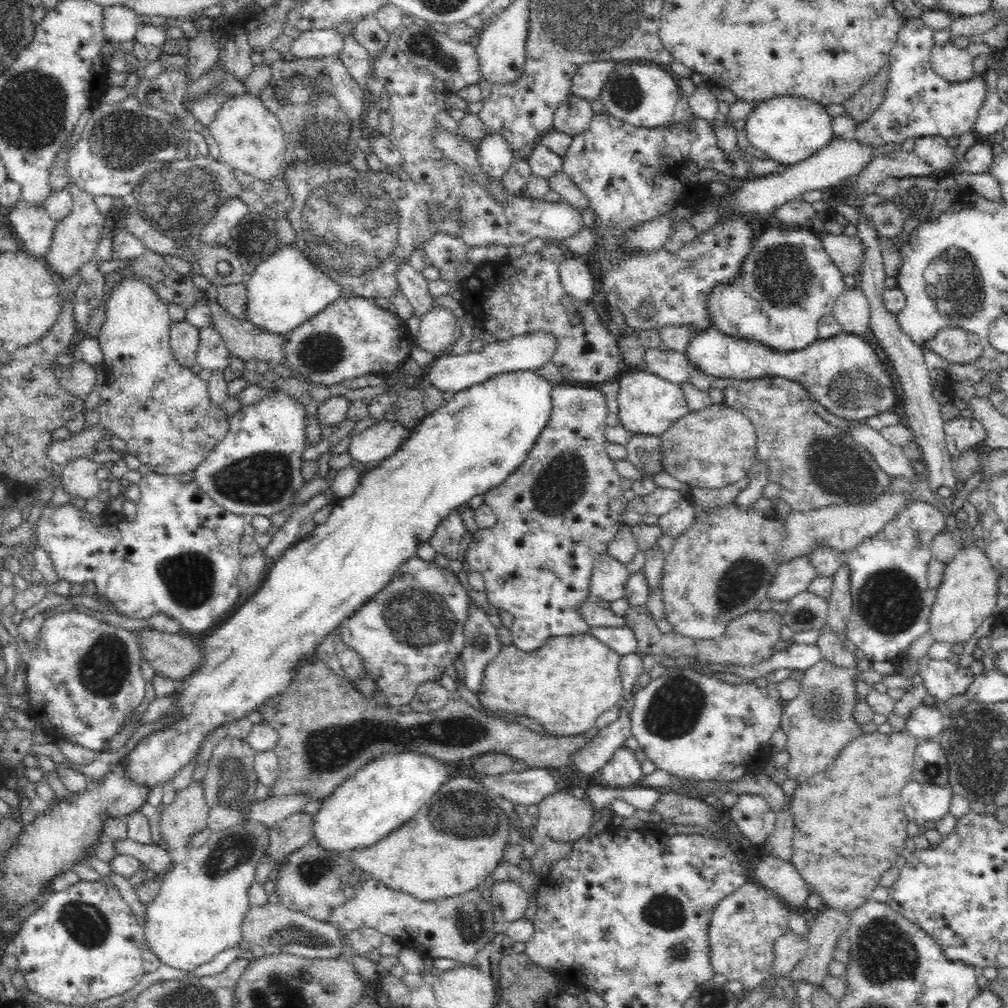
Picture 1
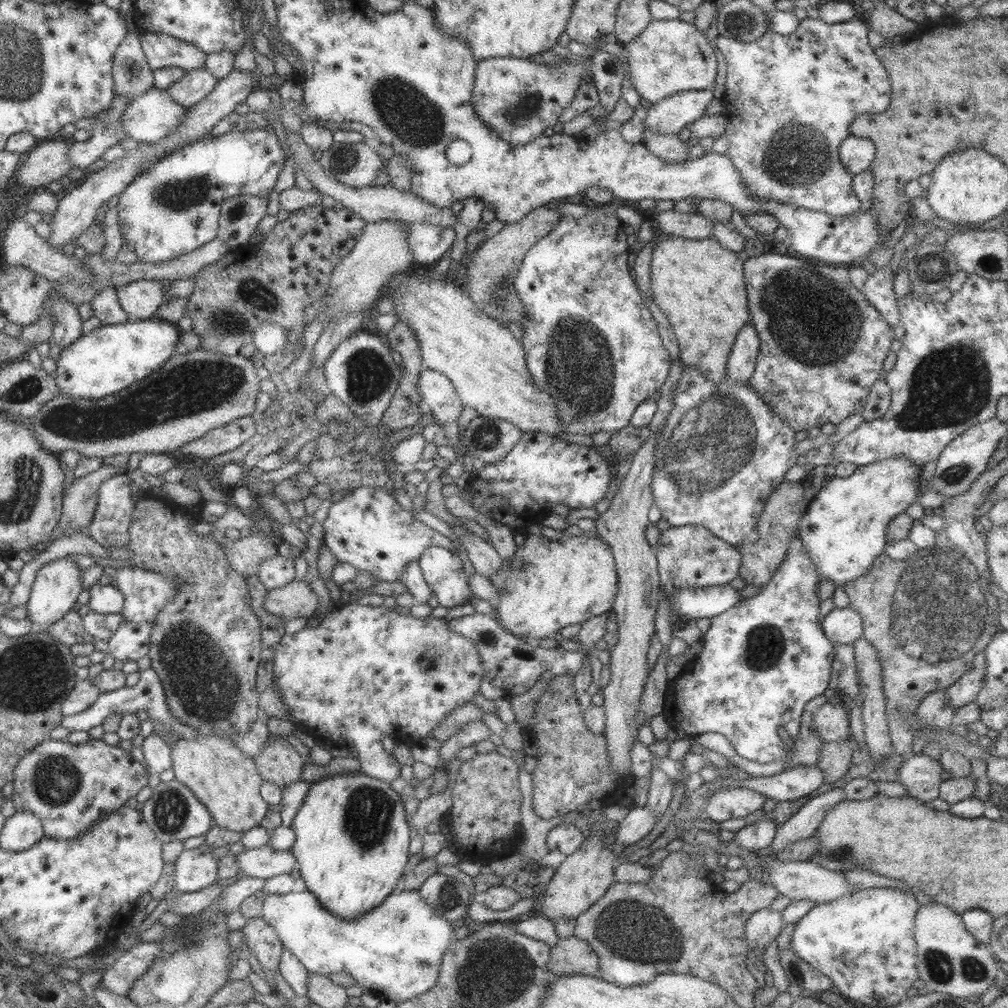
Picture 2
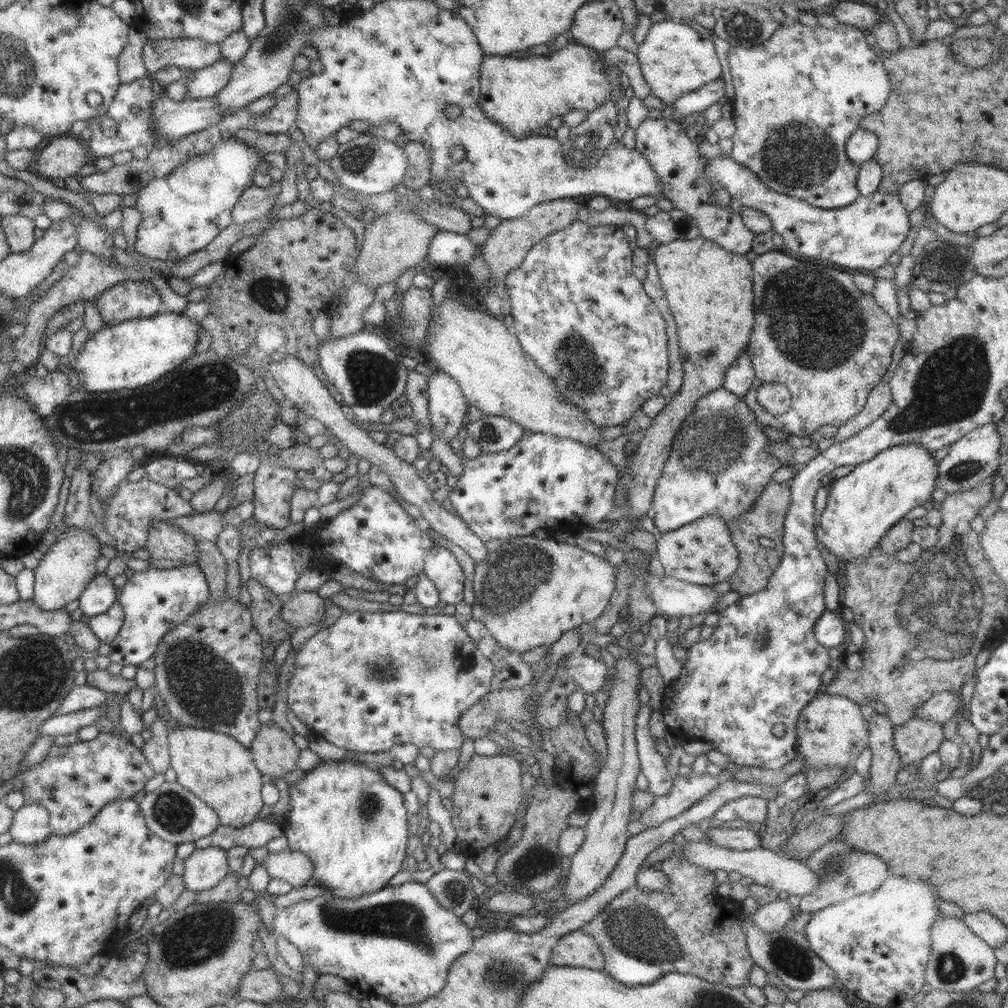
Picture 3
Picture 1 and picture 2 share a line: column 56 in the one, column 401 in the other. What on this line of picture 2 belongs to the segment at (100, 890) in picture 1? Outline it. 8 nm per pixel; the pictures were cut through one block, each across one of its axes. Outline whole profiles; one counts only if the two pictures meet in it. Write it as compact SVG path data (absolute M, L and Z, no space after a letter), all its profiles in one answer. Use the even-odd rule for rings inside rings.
M407 890L407 892L402 891L399 894L389 894L385 900L381 901L381 904L374 906L372 909L366 910L364 913L358 914L350 919L344 919L337 917L336 914L330 913L323 905L317 902L317 898L311 894L311 892L289 892L285 895L271 895L264 894L262 900L263 914L262 919L266 921L269 926L273 927L276 932L277 938L281 941L281 945L293 954L301 965L313 974L328 975L333 973L339 974L339 972L345 972L349 974L353 980L356 982L356 986L363 988L366 992L370 992L373 995L378 996L380 999L392 1000L393 1002L403 1002L409 998L415 998L424 992L427 992L432 986L435 986L436 978L438 977L439 967L441 967L441 958L443 953L451 947L451 943L456 939L454 936L454 929L451 927L451 923L446 921L442 916L439 916L435 910L428 906L428 904L421 900L419 892L417 890Z

